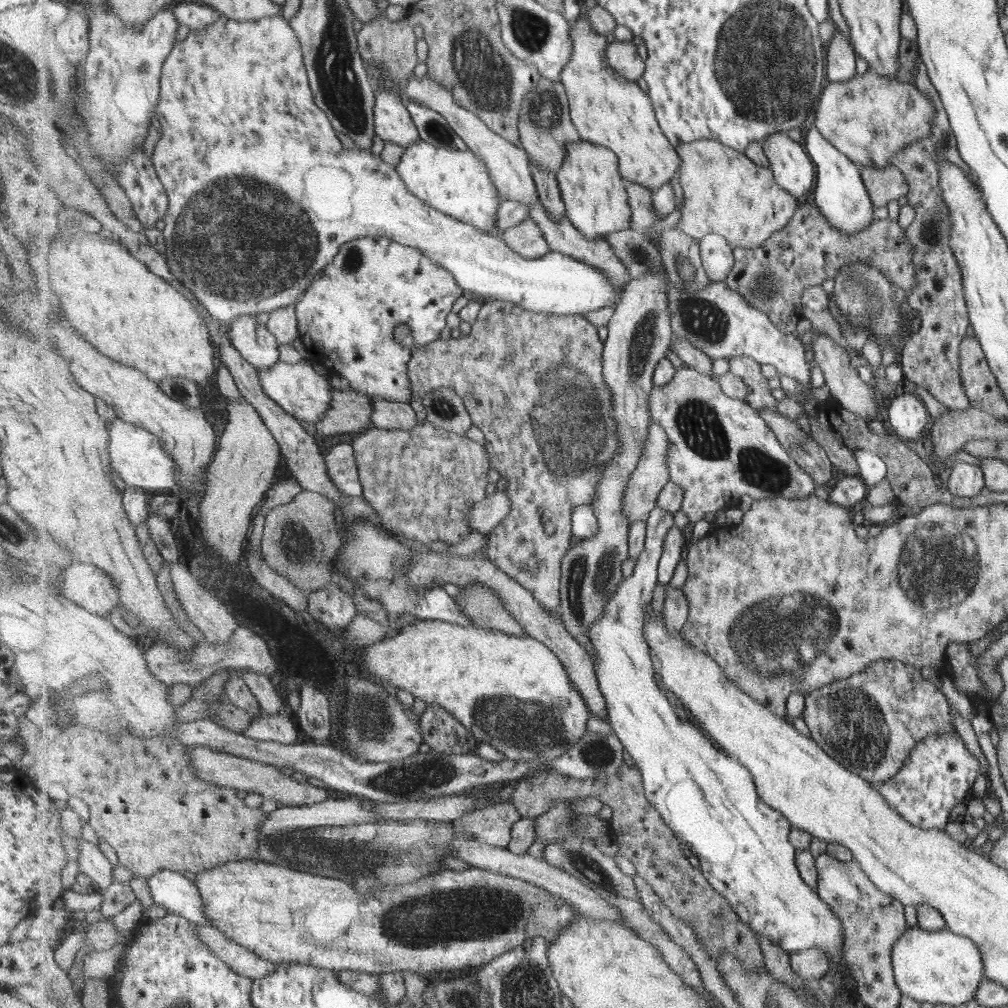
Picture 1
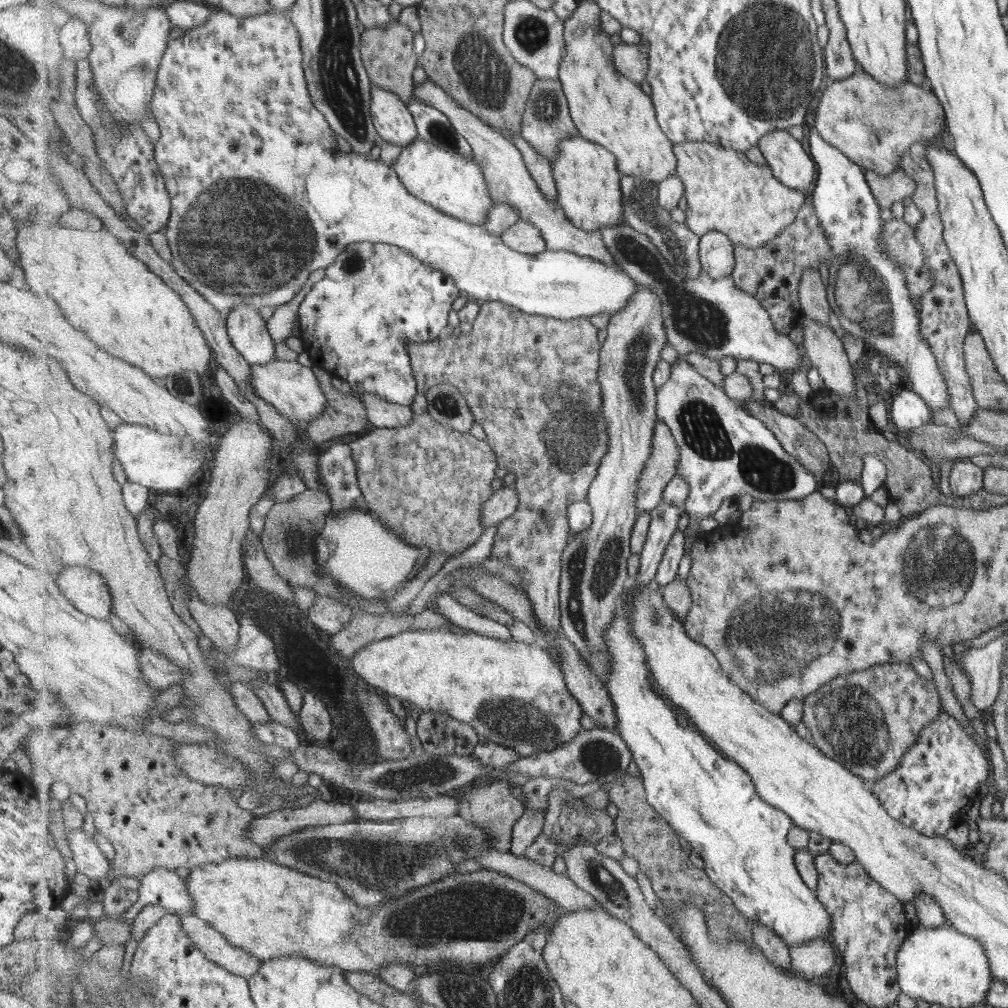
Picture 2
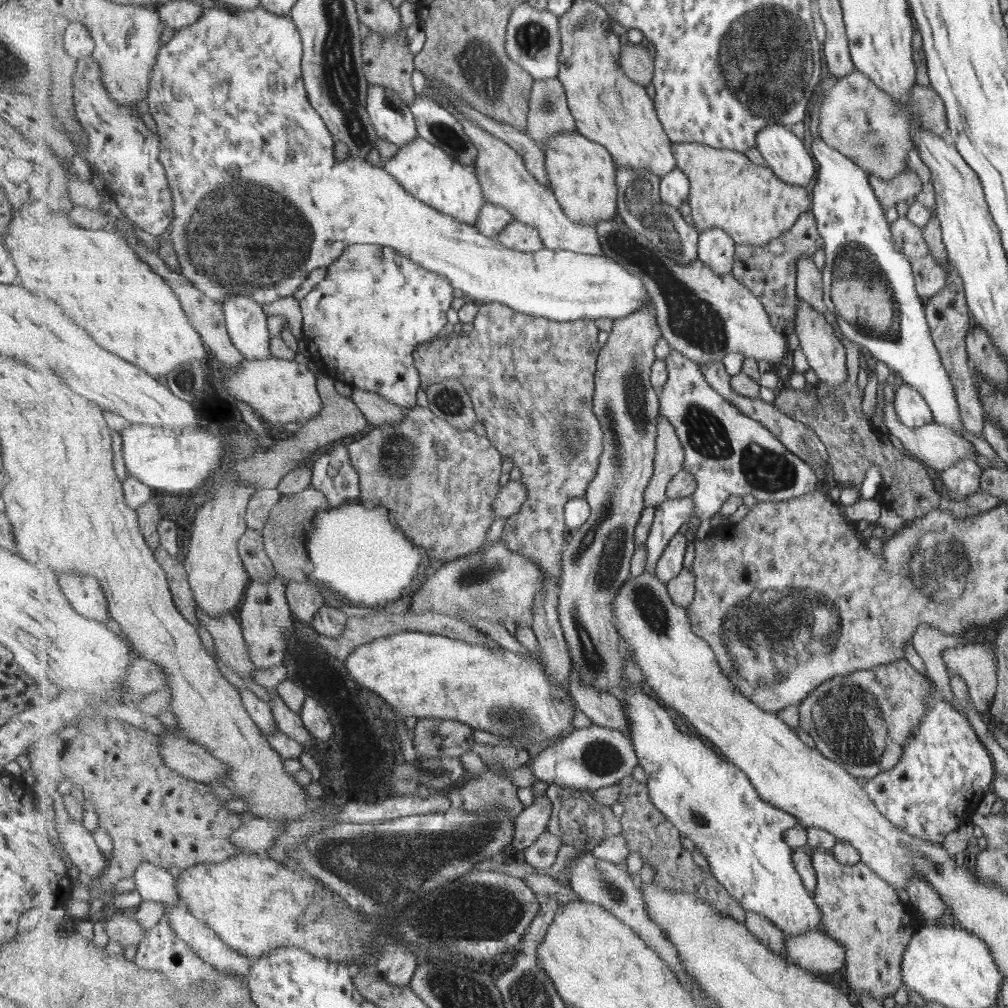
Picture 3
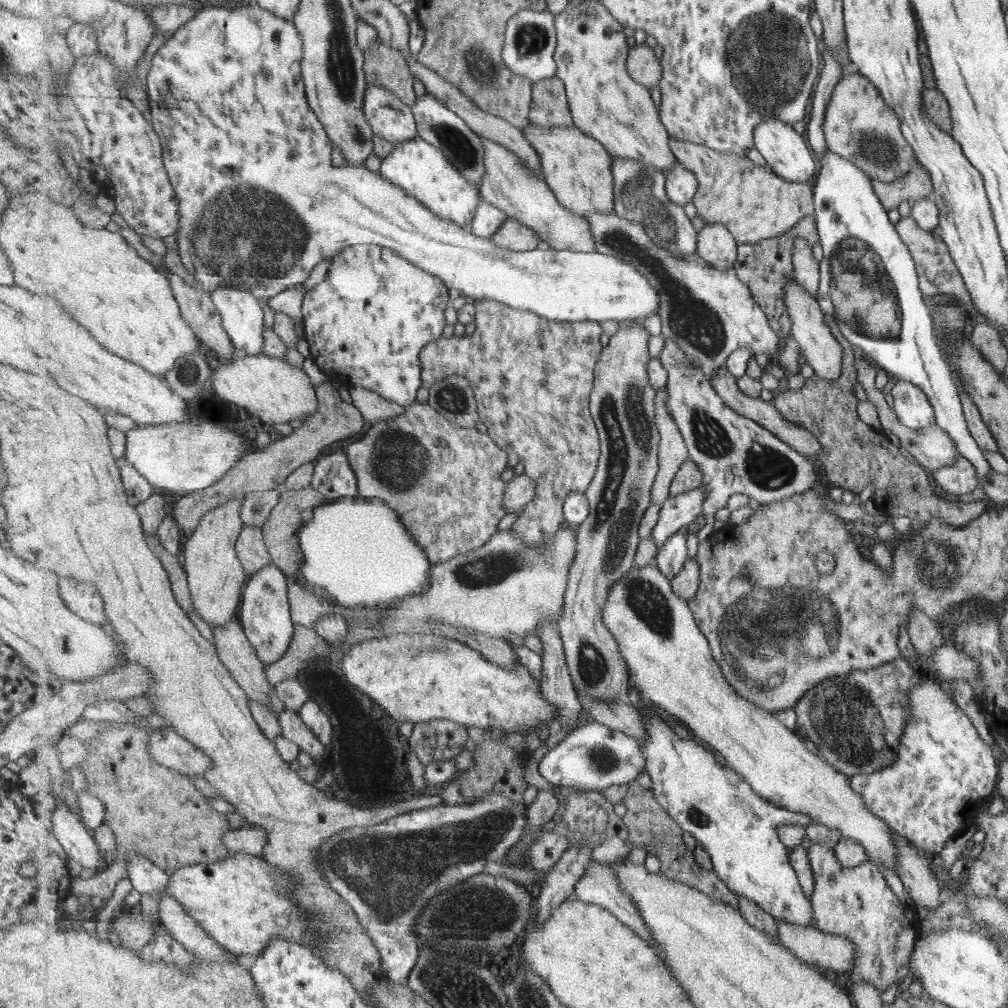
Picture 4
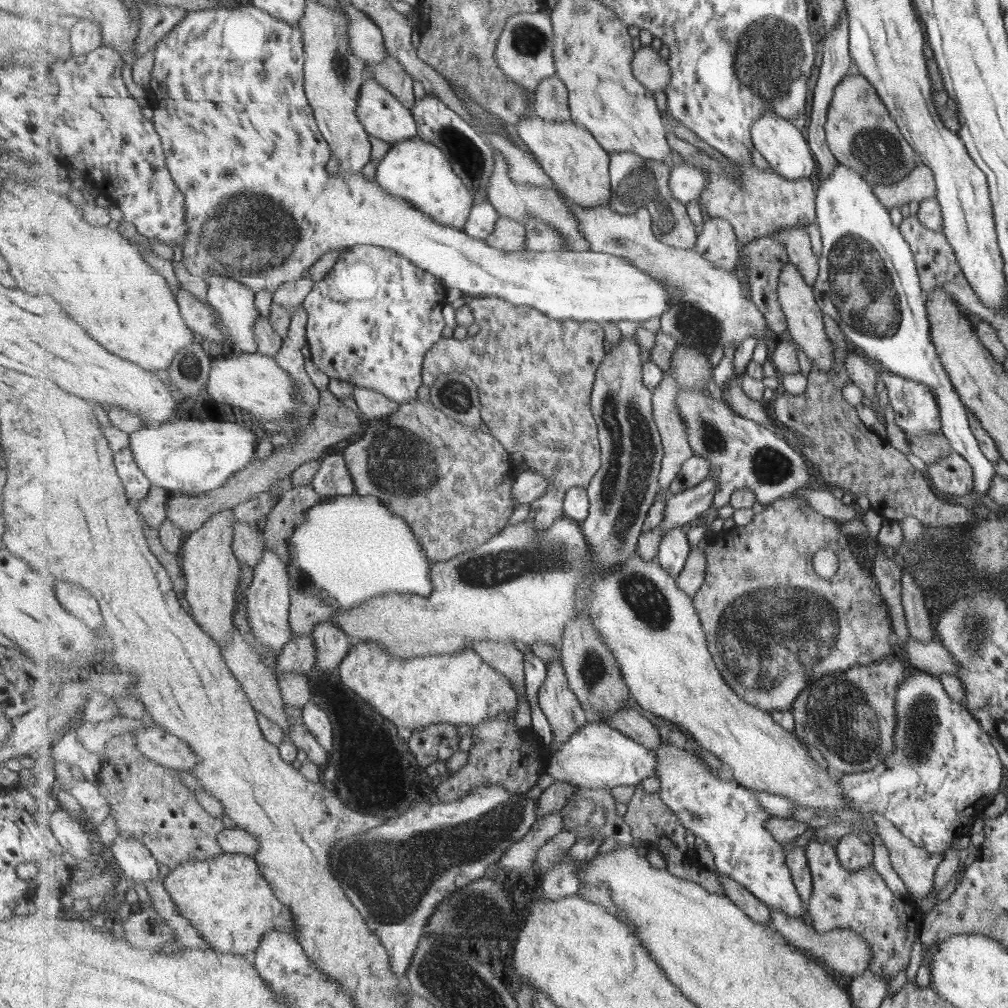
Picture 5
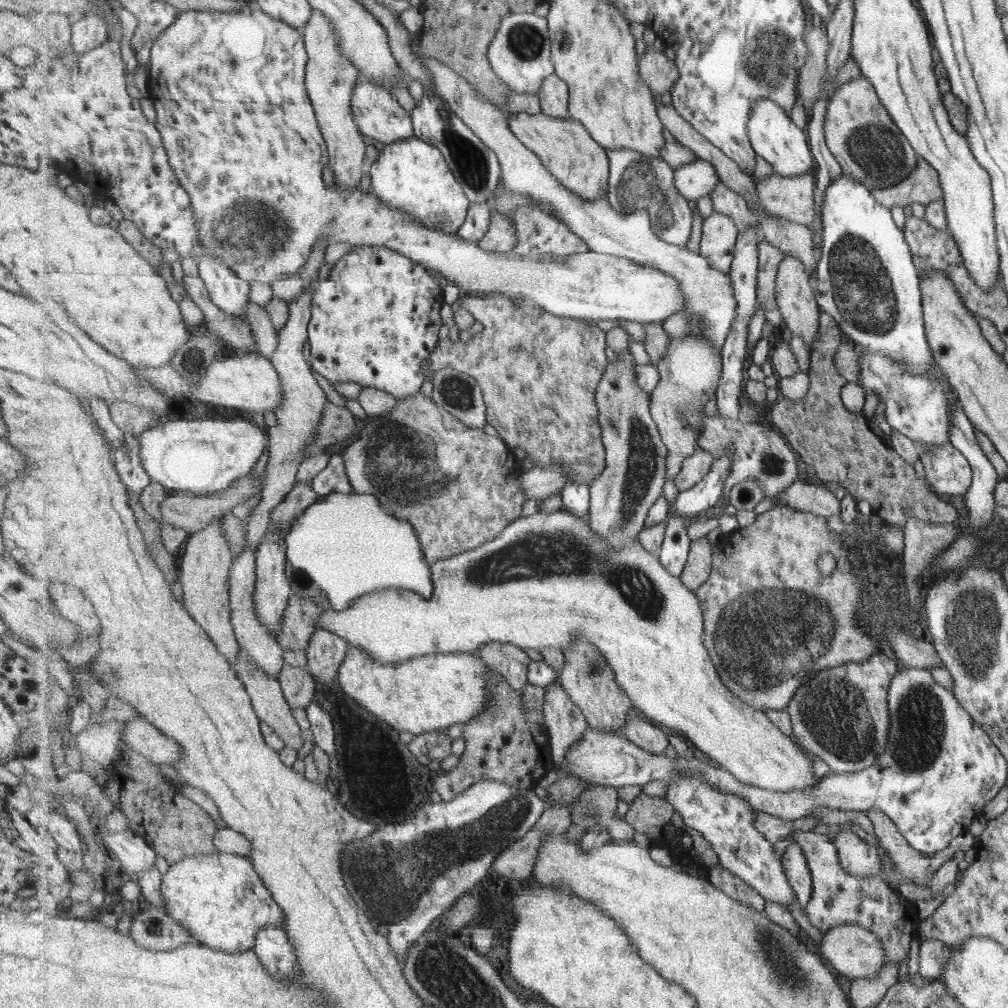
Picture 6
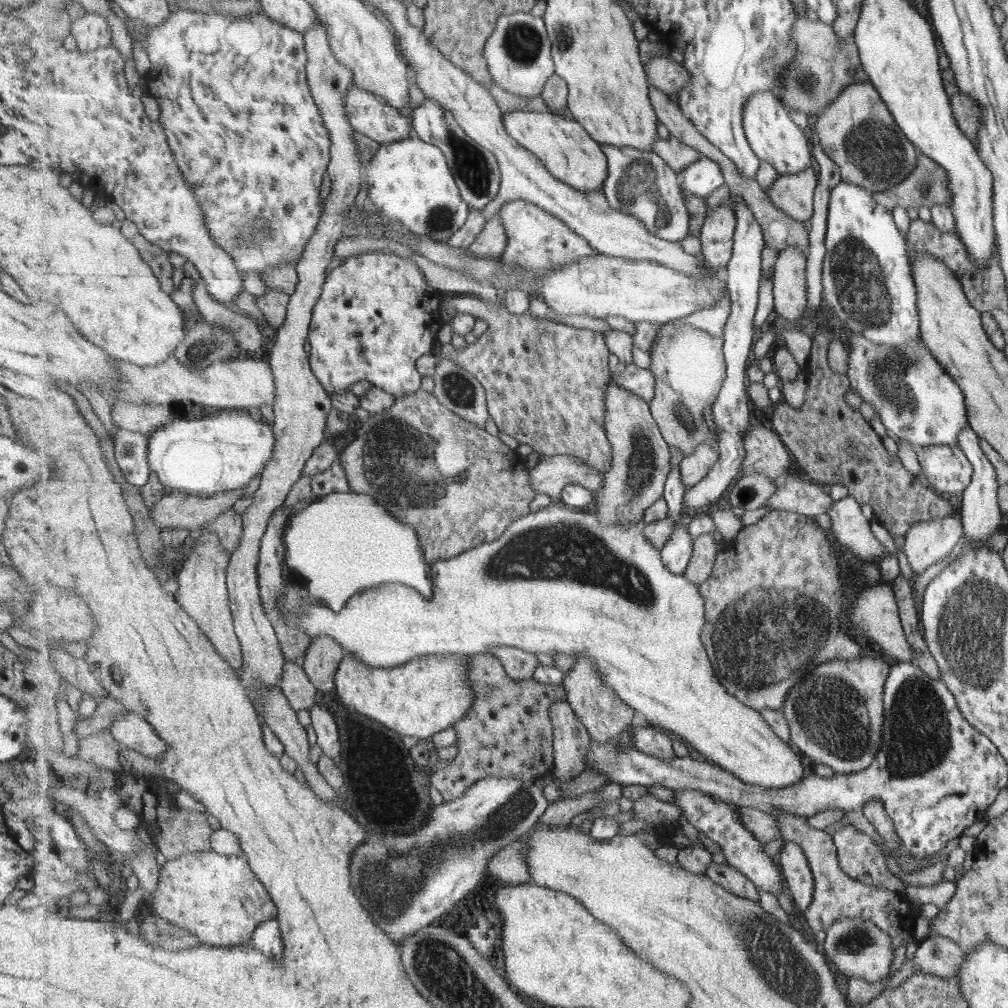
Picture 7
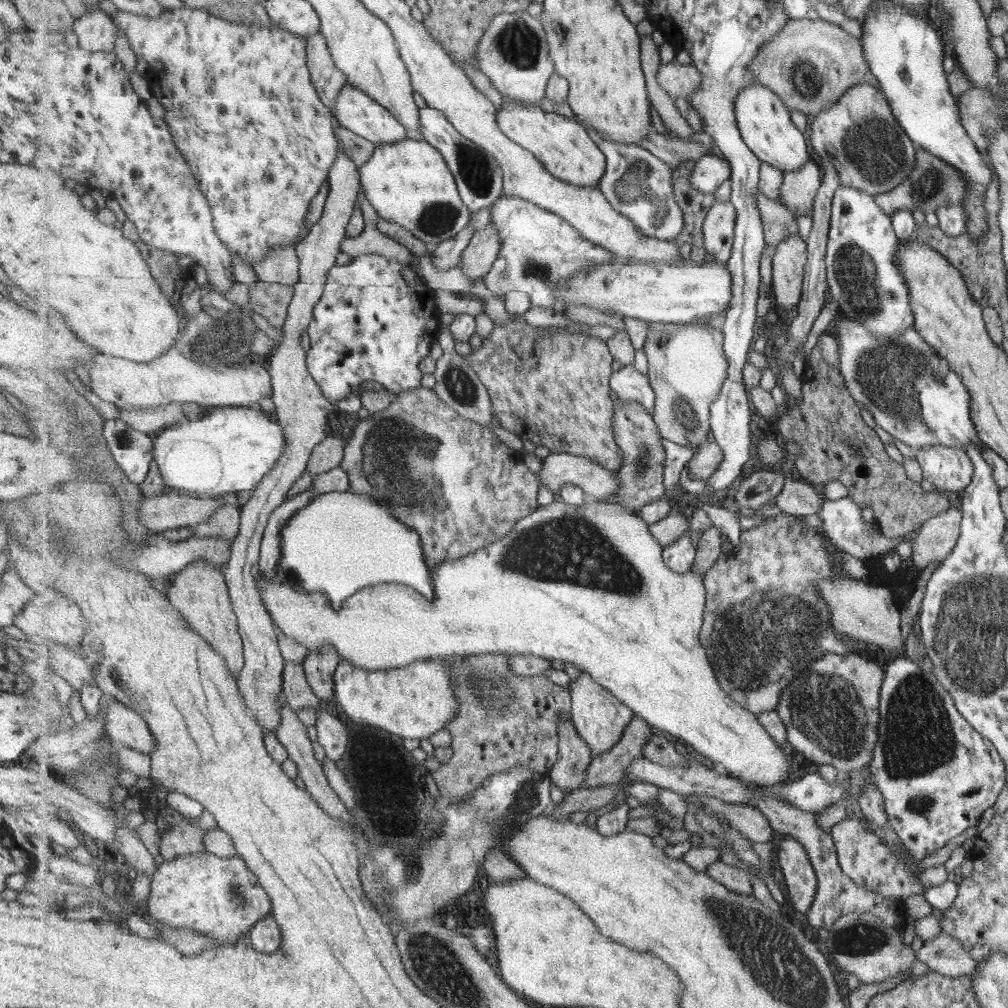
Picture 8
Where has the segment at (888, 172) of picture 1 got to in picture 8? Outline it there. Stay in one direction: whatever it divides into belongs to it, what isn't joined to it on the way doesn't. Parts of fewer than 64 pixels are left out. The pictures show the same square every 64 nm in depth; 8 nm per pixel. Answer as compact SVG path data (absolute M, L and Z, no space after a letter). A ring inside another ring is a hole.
M922 148L915 151L915 168L906 179L890 191L875 195L876 203L887 215L891 215L900 208L907 210L920 210L923 213L936 212L940 206L956 205L966 194L966 180L962 174L944 160Z

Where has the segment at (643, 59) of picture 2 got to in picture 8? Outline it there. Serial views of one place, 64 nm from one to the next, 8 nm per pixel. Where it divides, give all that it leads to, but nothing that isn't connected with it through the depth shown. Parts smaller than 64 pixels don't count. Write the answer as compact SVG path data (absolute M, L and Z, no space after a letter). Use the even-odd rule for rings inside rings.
M673 60L662 64L658 81L673 98L678 96L689 98L700 91L703 75L695 65L680 65Z

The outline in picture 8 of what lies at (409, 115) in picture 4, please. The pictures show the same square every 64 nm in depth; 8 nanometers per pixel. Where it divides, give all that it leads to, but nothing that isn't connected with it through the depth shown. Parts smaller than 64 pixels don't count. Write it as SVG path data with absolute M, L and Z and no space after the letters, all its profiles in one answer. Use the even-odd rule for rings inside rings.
M345 85L336 103L333 111L337 122L377 145L397 143L408 137L406 128L395 119L395 114L362 88Z

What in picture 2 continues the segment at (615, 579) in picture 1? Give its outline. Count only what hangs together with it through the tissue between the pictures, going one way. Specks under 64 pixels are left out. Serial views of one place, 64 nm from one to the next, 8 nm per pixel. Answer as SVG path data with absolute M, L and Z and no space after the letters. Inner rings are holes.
M639 284L638 294L609 321L599 356L598 377L602 384L601 412L607 421L610 447L589 492L593 524L581 534L572 534L562 556L562 630L604 683L614 666L614 656L604 634L614 622L621 595L631 580L628 563L632 555L633 528L639 518L639 479L651 459L654 432L659 423L654 372L663 346L669 343L662 312L661 299L649 287Z

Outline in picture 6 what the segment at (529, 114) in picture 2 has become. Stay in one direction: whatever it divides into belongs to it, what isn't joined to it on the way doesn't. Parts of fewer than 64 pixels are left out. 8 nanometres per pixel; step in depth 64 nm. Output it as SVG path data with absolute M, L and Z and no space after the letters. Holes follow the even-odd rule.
M557 74L546 78L539 92L541 114L551 118L570 118L569 86Z

